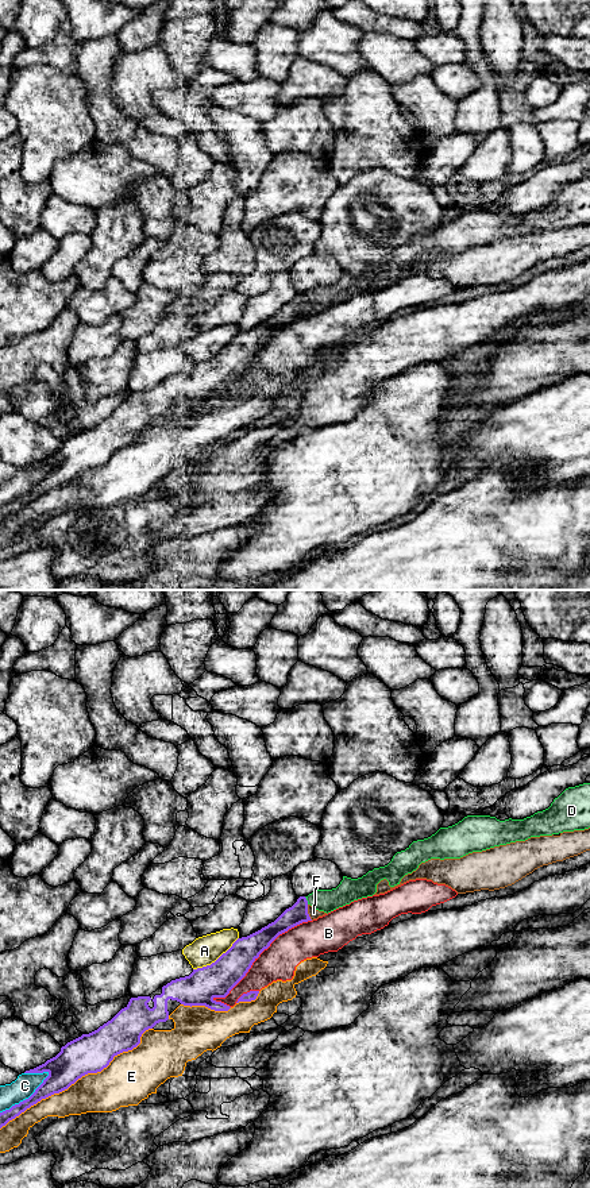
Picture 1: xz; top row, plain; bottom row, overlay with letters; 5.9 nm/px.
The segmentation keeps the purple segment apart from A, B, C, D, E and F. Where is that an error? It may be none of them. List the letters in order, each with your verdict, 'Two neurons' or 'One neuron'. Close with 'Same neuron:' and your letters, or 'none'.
A: Two neurons
B: Two neurons
C: Two neurons
D: Two neurons
E: Two neurons
F: One neuron
Same neuron: F

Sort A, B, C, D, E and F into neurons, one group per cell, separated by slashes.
A / B E / C / D / F

